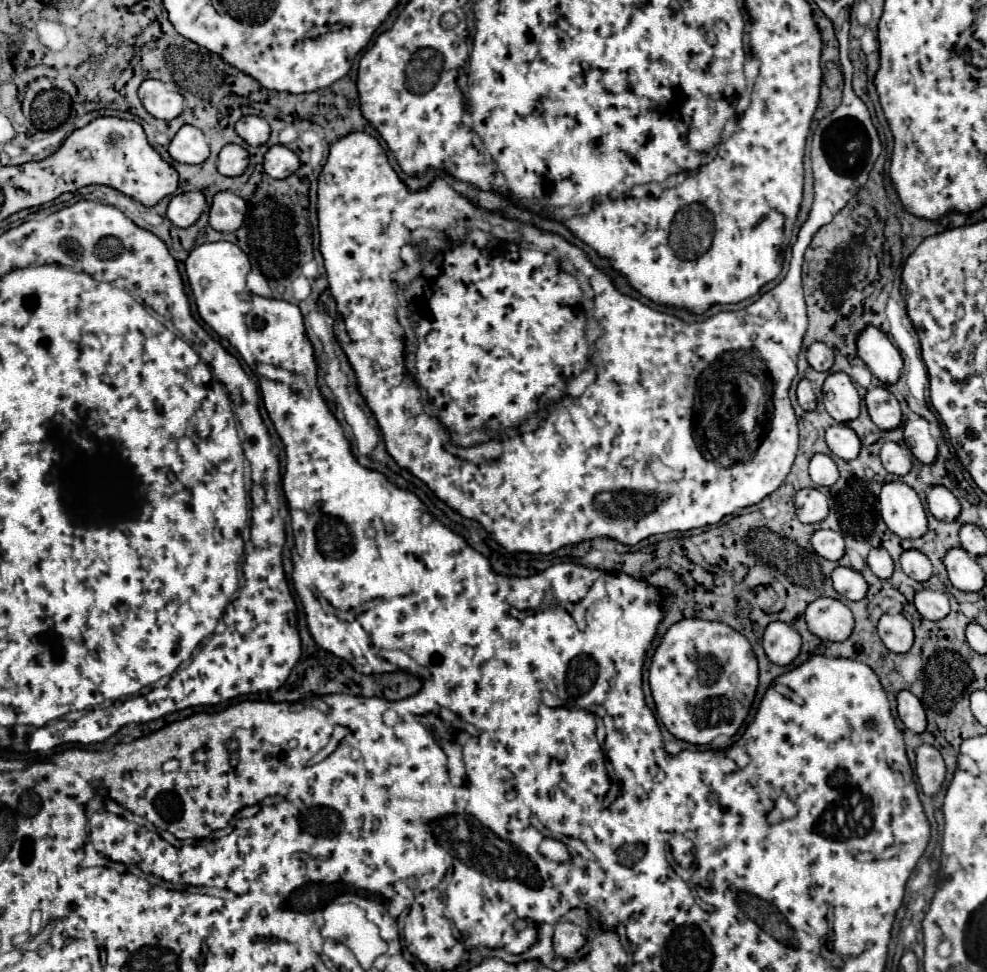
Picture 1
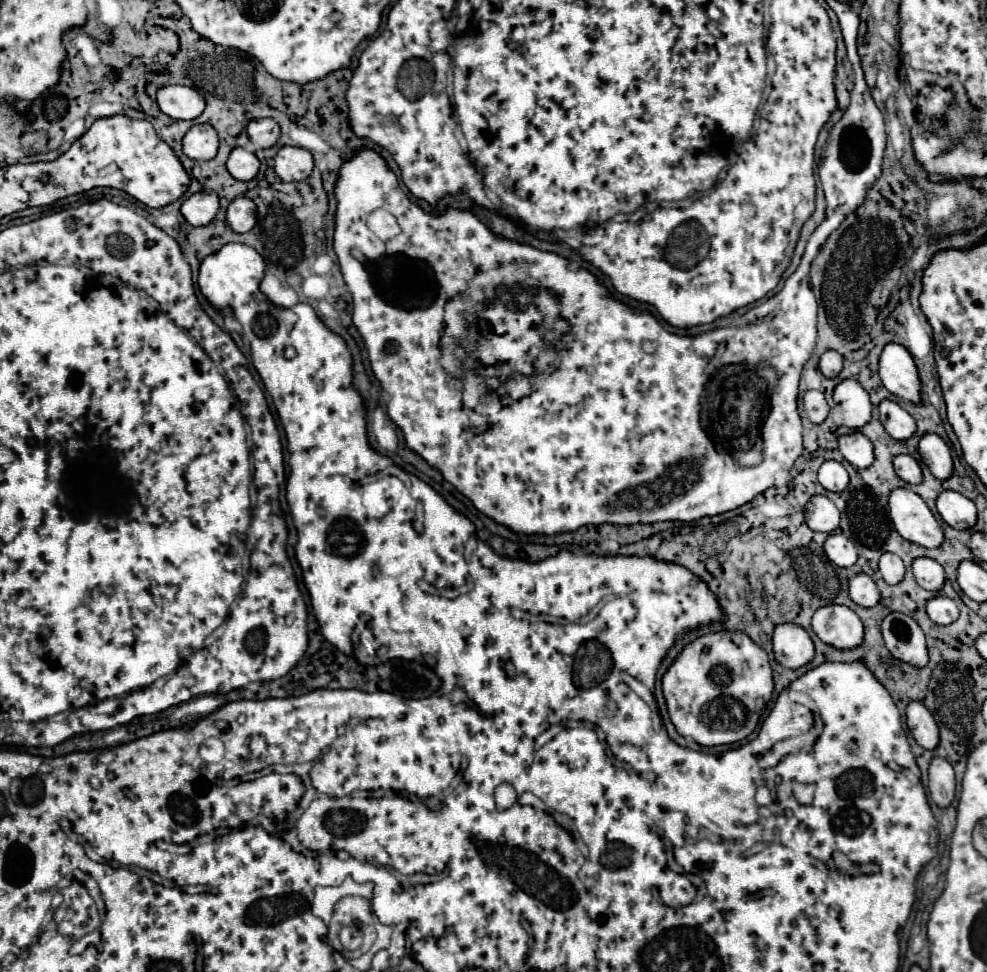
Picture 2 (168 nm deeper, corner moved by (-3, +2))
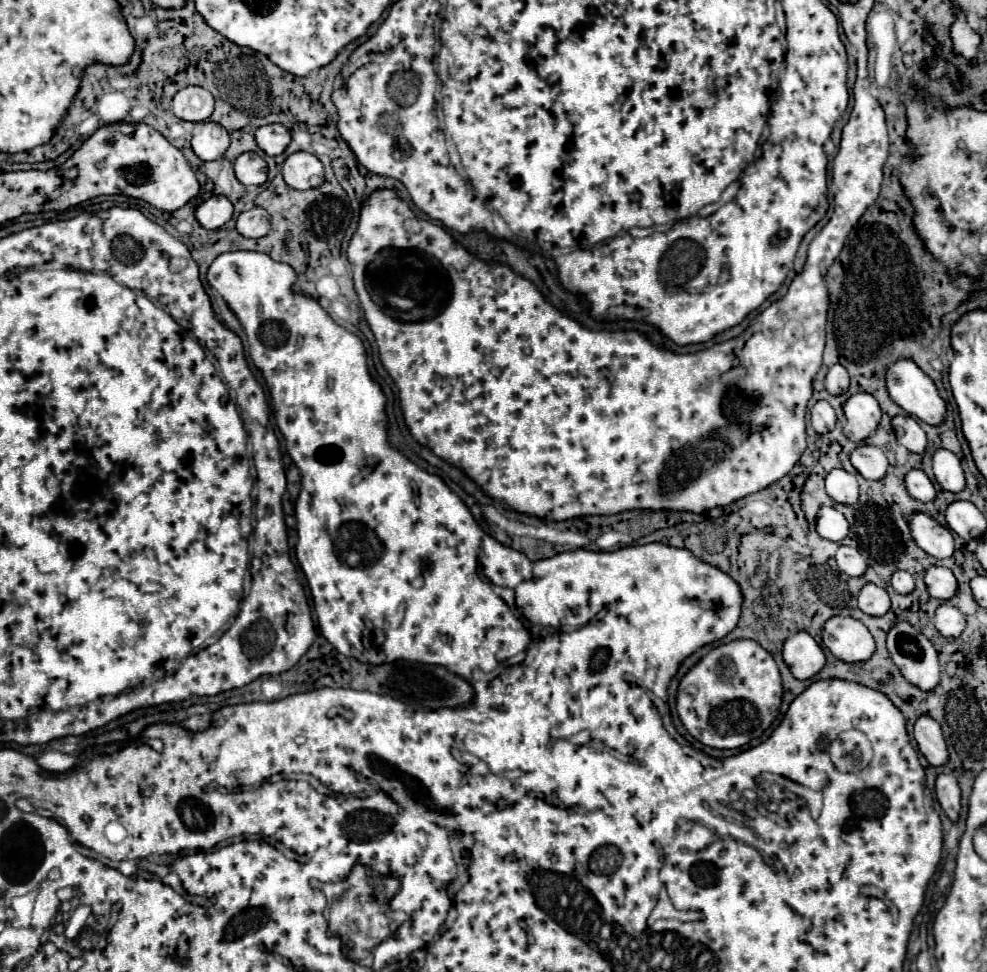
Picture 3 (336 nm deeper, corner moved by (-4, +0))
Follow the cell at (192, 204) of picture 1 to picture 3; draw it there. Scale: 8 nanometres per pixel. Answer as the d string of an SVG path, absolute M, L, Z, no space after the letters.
M211 196L195 210L195 216L203 228L217 230L233 218L233 204L225 196Z

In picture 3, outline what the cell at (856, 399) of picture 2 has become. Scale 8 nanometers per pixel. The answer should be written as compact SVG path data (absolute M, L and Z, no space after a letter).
M865 392L853 394L845 402L843 410L847 416L847 424L843 426L843 432L849 440L853 440L857 444L867 440L881 422L879 402L871 394L865 394Z

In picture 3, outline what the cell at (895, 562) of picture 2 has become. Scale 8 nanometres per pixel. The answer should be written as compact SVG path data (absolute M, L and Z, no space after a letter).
M895 572L891 578L891 586L897 594L911 594L915 590L915 578L909 572Z

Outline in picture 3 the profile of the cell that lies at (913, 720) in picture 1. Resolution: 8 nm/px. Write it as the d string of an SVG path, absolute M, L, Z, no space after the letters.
M921 716L915 722L915 732L913 734L915 734L915 740L917 740L917 746L919 746L921 754L929 760L929 764L943 766L947 762L949 752L947 752L943 732L931 716Z

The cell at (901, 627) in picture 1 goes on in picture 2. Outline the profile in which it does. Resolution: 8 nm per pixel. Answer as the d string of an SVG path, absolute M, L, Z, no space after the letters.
M890 612L882 622L882 636L894 658L918 668L928 662L926 640L914 618Z

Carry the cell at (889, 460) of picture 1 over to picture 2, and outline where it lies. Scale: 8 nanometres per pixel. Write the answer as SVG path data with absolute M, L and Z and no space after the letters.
M898 454L894 458L894 470L896 474L904 480L904 482L910 482L910 484L916 484L922 480L922 470L918 466L918 462L908 456L908 454Z

